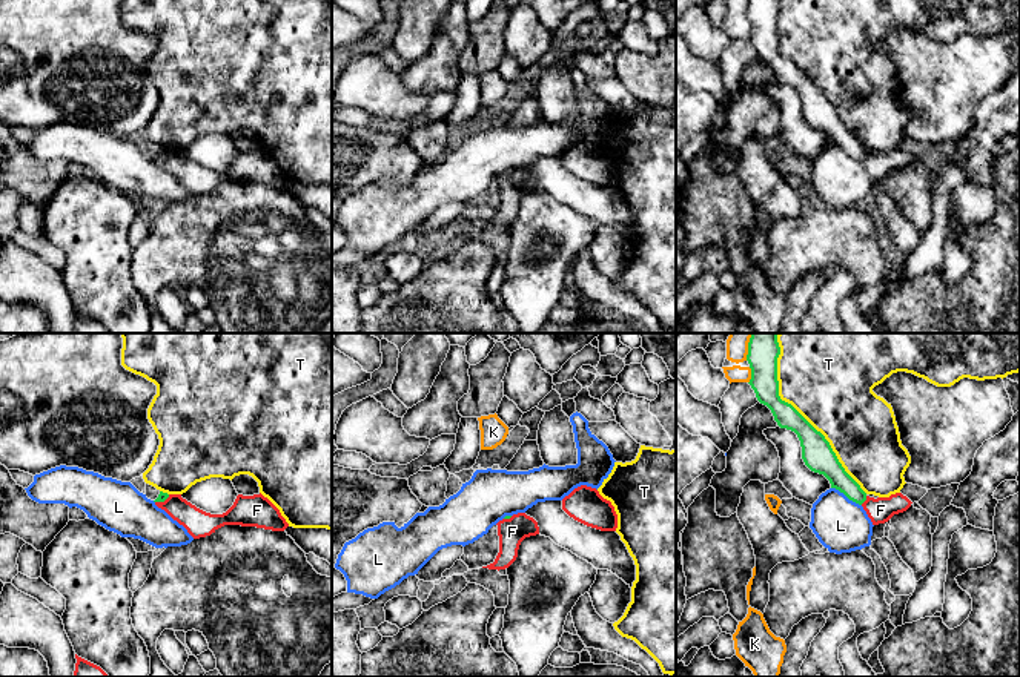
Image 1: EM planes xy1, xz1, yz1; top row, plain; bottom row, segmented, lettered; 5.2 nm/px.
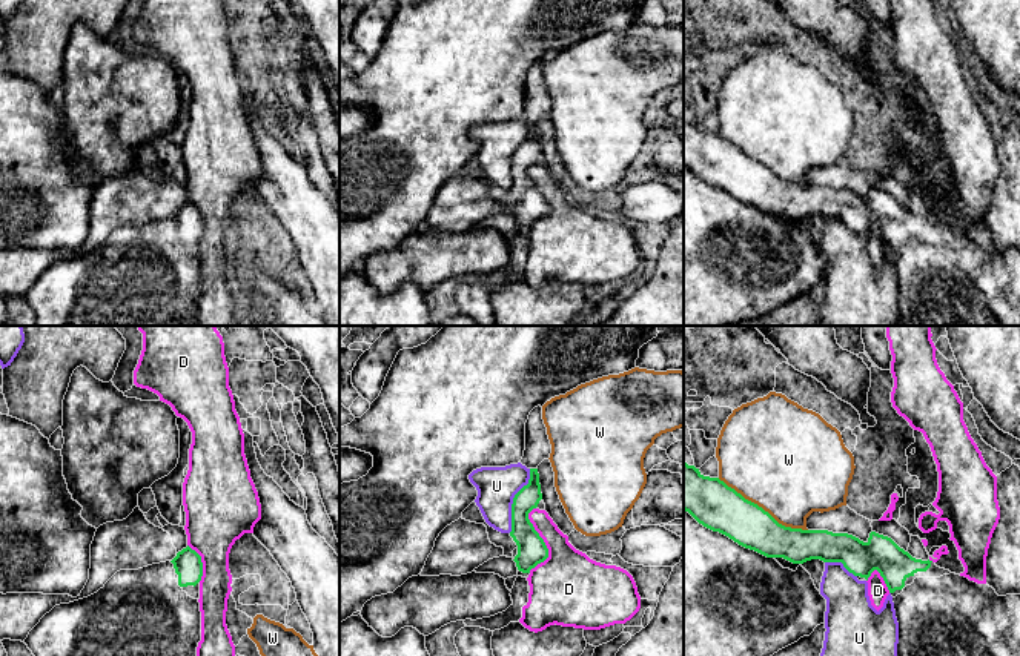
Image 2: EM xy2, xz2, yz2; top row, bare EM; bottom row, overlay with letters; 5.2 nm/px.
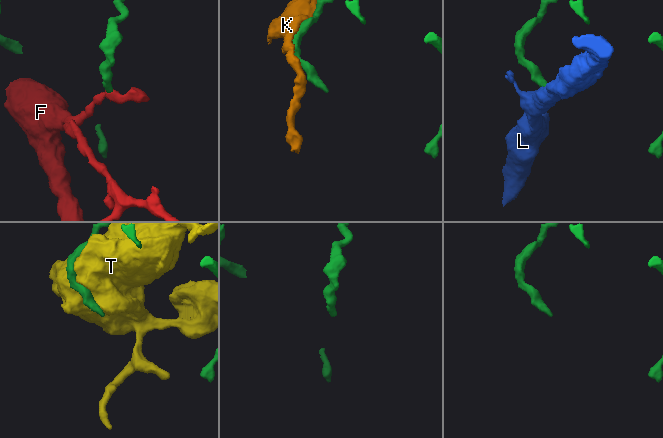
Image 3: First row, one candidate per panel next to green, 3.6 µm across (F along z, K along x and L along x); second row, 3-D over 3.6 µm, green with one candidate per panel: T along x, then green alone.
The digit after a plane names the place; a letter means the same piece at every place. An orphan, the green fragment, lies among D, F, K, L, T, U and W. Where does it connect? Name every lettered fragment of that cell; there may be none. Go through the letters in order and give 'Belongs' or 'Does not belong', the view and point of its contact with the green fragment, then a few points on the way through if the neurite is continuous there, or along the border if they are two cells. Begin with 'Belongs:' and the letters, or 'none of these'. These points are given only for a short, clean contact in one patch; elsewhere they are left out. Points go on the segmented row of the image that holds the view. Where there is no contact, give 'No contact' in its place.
Belongs: none of these
D: Does not belong. Touches green at xz2 (543, 541). Boundary: xz2 (533, 507), (529, 521), (543, 540), (547, 556), (529, 572)
F: Does not belong. Touches green at yz1 (864, 501). Boundary: yz1 (867, 496), (861, 504)
K: Does not belong. Touches green at yz1 (751, 375)
L: Does not belong. Touches green at yz1 (847, 496)
T: Does not belong. Touches green at yz1 (798, 412)
U: Does not belong. Touches green at xz2 (513, 501). Boundary: xz2 (530, 469), (530, 478), (513, 498), (512, 529), (509, 532)
W: Does not belong. Touches green at yz2 (761, 507)

